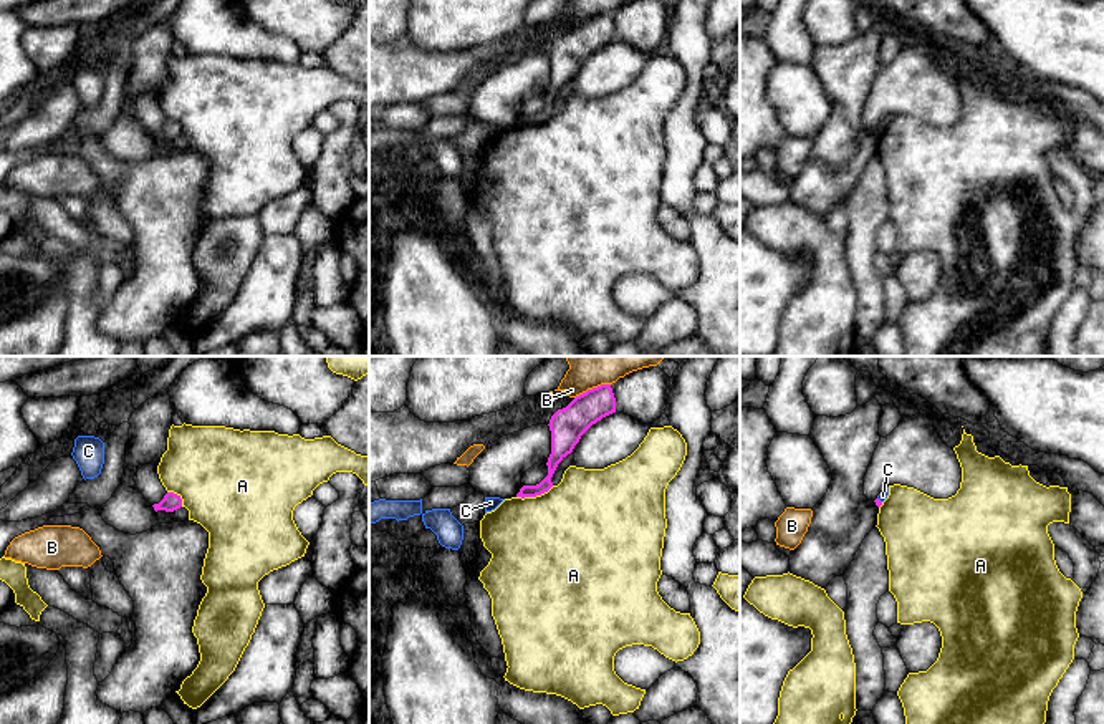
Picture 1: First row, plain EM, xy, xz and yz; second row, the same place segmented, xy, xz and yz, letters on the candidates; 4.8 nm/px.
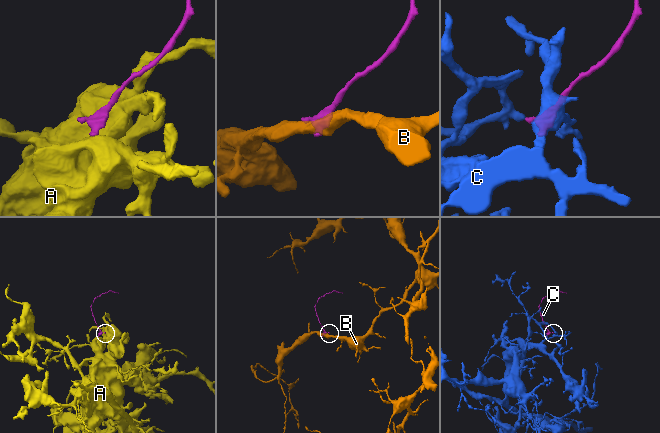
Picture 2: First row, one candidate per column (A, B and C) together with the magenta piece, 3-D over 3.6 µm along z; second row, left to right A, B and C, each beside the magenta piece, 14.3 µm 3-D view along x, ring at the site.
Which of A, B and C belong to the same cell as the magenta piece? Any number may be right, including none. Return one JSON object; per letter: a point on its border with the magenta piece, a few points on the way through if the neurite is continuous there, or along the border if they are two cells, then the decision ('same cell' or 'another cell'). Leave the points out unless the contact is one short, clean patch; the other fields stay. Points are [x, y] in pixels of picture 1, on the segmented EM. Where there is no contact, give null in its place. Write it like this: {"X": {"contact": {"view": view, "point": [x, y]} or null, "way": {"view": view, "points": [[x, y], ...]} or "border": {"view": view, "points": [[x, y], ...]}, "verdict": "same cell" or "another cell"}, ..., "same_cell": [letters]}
{"A": {"contact": {"view": "xz", "point": [535, 496]}, "verdict": "another cell"}, "B": {"contact": {"view": "xz", "point": [593, 388]}, "border": {"view": "xz", "points": [[609, 383], [588, 388], [575, 398]]}, "verdict": "another cell"}, "C": {"contact": {"view": "yz", "point": [879, 501]}, "border": {"view": "yz", "points": [[878, 497], [881, 502]]}, "verdict": "another cell"}, "same_cell": []}

